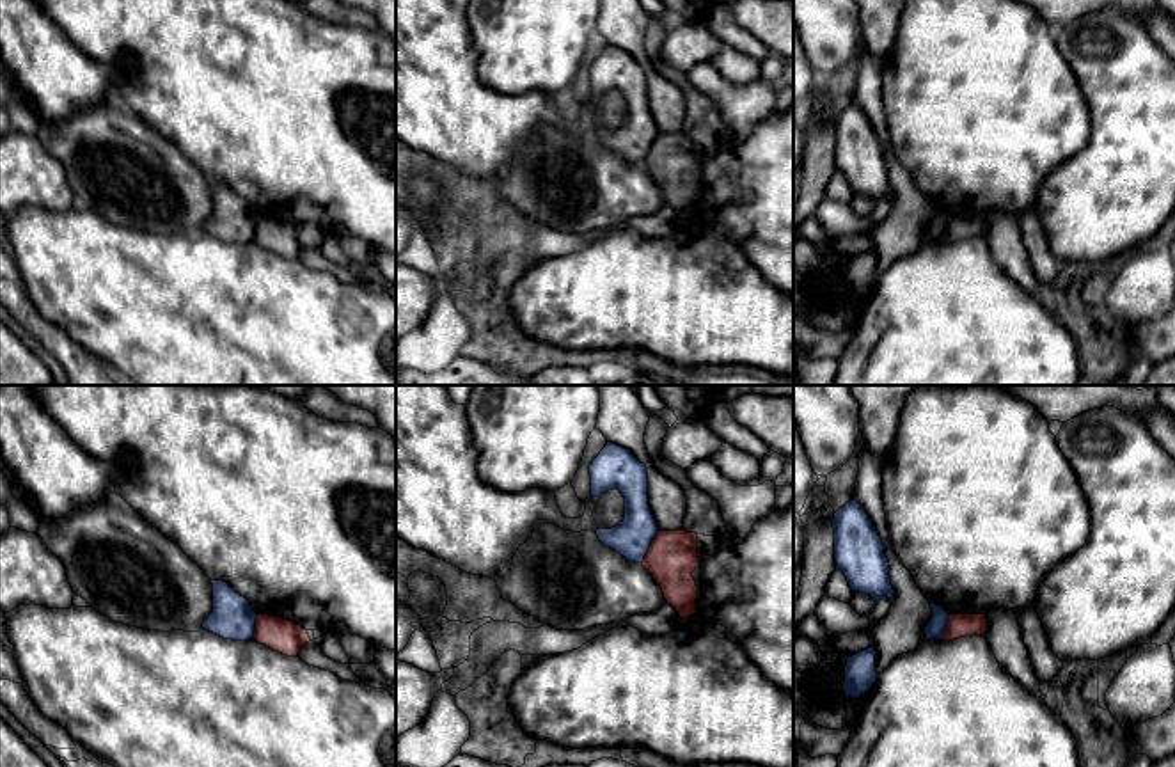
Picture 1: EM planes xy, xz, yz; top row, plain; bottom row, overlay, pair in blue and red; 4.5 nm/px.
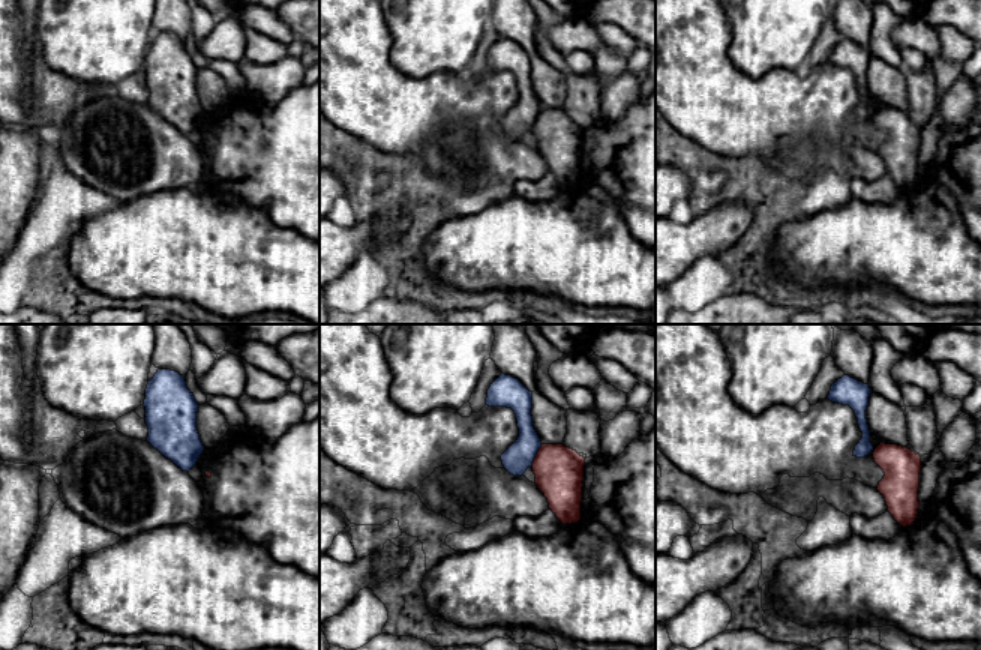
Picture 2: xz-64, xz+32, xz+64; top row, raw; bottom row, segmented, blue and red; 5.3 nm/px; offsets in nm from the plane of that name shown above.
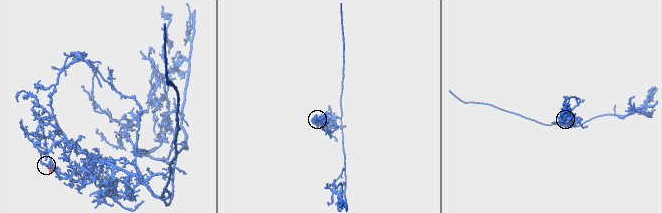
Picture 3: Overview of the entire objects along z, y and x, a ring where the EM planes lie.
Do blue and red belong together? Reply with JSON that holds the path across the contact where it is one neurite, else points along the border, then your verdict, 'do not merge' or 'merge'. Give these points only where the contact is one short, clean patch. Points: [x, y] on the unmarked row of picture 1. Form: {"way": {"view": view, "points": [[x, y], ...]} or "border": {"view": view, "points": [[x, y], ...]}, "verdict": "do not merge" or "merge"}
{"border": {"view": "xz", "points": [[659, 134], [641, 164]]}, "verdict": "do not merge"}

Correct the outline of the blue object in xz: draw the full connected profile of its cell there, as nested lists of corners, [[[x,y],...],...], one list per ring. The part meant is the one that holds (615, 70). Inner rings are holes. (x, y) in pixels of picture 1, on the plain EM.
[[[607,44],[589,67],[591,98],[618,91],[625,99],[625,121],[612,131],[596,131],[598,142],[630,165],[643,165],[658,135],[648,108],[648,71],[628,51]]]

